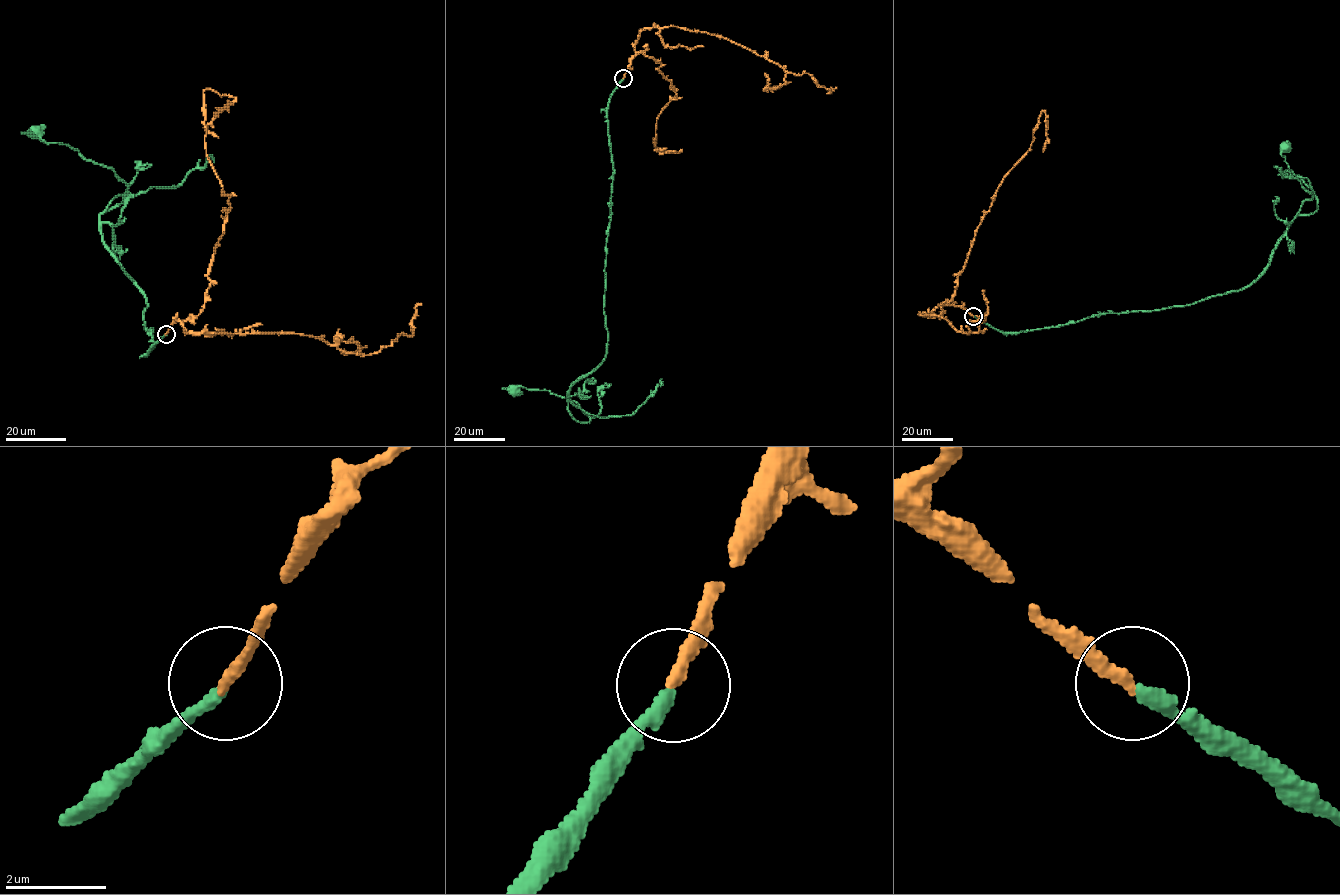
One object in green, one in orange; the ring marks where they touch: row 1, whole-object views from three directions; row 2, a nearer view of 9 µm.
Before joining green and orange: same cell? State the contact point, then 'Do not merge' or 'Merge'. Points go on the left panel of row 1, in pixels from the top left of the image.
Place: (166, 334). Merge

